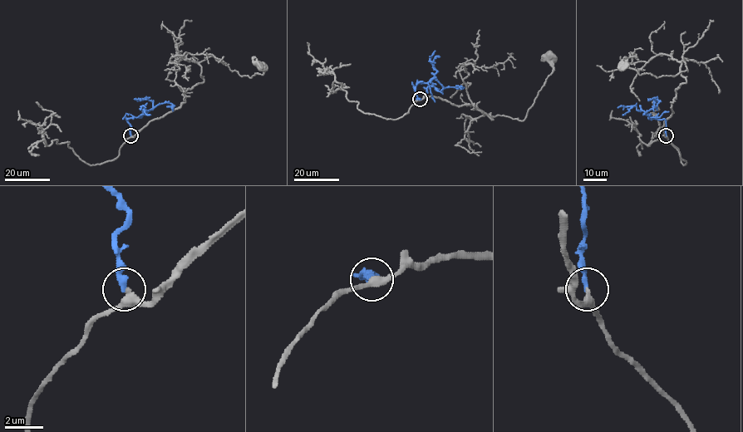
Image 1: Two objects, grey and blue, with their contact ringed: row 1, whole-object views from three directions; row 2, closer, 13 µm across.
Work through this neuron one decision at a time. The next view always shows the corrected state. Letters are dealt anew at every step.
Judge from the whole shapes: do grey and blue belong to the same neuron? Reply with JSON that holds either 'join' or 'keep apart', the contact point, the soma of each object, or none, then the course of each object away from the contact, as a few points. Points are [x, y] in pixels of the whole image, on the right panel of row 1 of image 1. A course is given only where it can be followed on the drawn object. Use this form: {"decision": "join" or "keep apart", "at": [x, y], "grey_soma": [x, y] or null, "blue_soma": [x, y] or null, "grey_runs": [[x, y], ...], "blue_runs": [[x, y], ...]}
{"decision": "join", "at": [666, 135], "grey_soma": [622, 66], "blue_soma": null, "grey_runs": [[666, 135], [675, 90], [686, 82], [682, 56], [687, 70], [674, 76], [622, 66]], "blue_runs": [[666, 135], [666, 120], [650, 118], [645, 113], [658, 102], [653, 98], [659, 100]]}

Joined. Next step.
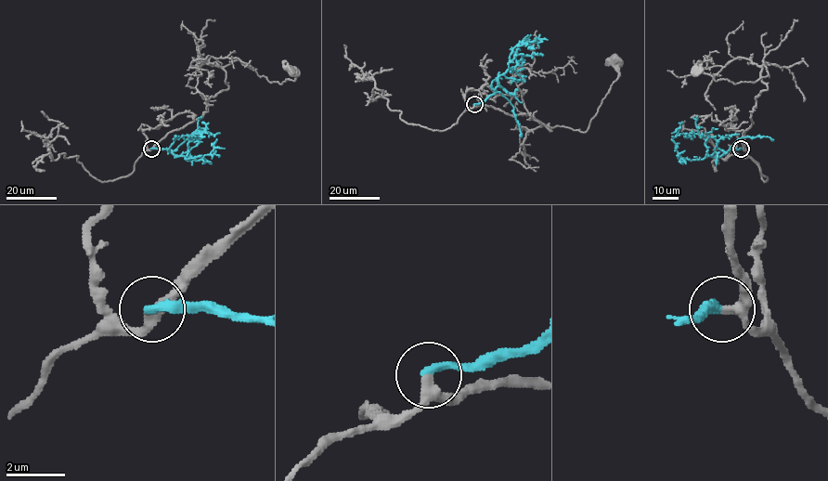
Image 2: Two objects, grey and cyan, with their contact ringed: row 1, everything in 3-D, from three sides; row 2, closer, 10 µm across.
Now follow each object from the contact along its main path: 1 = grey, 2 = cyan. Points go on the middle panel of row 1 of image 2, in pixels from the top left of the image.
1: (474, 104), (490, 106), (511, 115), (528, 114), (550, 130), (549, 124), (582, 132), (616, 78), (614, 59)
2: (474, 104), (483, 102), (492, 94), (498, 77), (516, 64), (516, 49), (525, 40), (528, 43), (524, 46)

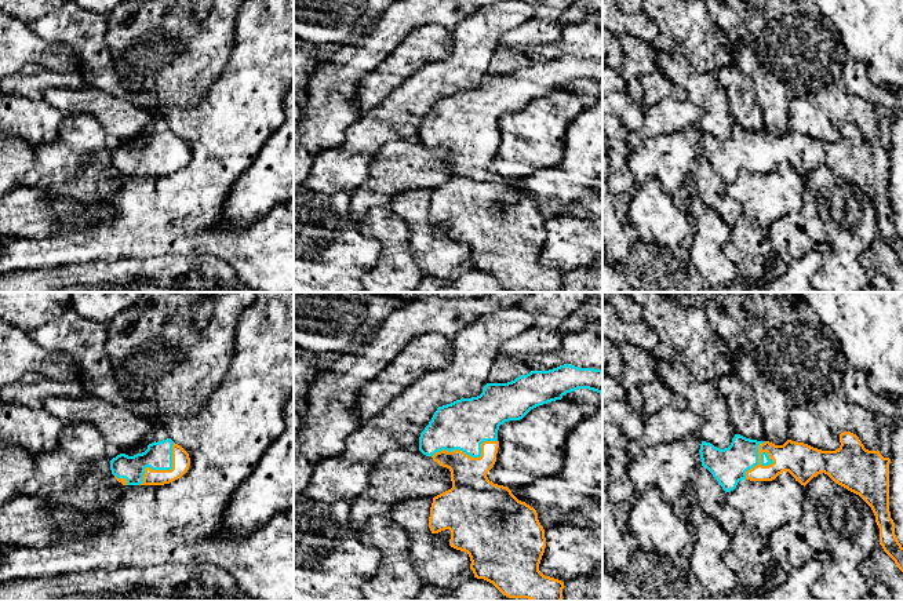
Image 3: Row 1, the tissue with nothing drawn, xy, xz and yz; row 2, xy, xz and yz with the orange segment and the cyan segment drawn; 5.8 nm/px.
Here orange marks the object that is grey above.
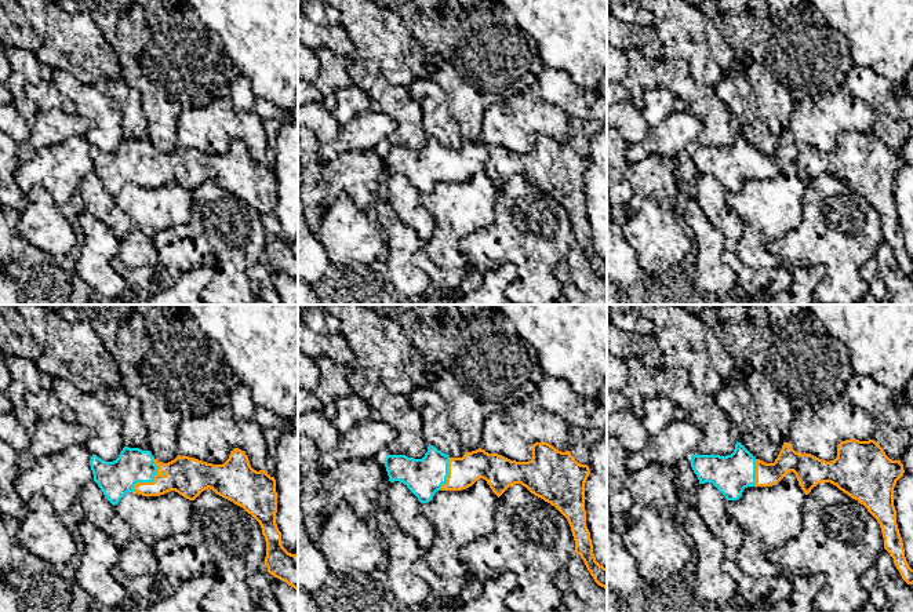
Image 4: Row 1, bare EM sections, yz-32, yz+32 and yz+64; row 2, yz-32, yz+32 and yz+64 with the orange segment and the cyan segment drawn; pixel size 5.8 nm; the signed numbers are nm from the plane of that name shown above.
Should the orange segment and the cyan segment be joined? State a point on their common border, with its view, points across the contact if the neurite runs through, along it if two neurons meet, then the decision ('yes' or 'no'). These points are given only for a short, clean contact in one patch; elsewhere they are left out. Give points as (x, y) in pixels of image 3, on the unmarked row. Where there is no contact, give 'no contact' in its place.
meets orange in yz at (758, 152); yes

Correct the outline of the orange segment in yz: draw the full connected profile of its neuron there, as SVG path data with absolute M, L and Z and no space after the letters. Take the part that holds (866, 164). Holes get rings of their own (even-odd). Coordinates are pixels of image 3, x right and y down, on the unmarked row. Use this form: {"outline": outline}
{"outline": "M851 123L840 125L840 139L822 142L787 131L783 136L735 125L728 139L720 141L702 132L700 150L722 181L731 183L742 171L772 172L789 163L806 176L820 164L859 186L873 201L880 219L880 236L903 263L903 238L895 226L889 203L889 149L864 139Z"}

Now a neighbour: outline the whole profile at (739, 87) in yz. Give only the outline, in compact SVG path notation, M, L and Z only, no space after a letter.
M735 65L721 68L714 74L729 96L731 112L736 125L750 131L765 132L762 112L754 99L751 79Z

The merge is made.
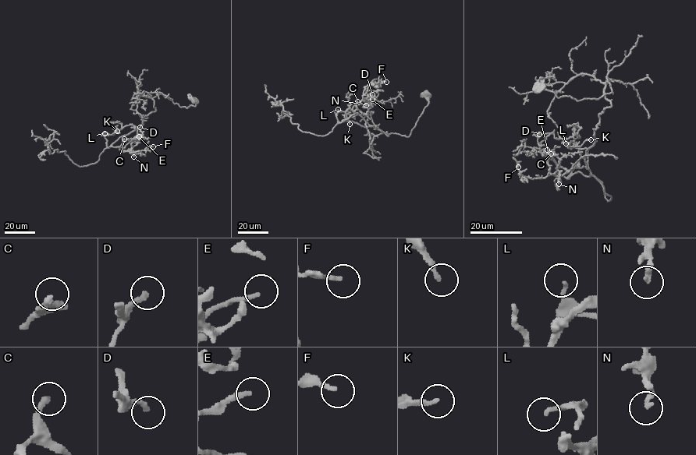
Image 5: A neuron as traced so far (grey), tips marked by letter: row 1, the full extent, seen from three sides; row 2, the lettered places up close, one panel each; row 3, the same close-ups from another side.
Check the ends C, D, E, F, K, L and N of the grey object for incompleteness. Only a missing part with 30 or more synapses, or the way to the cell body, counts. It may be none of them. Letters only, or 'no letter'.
D, E

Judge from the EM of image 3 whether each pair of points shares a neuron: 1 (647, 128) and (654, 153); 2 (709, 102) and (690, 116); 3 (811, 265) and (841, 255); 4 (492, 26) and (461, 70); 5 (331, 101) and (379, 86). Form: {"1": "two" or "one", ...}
{"1": "two", "2": "two", "3": "two", "4": "one", "5": "two"}

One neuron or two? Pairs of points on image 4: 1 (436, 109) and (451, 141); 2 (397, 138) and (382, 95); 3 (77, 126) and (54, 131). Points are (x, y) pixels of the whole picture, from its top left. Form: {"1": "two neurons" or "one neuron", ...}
{"1": "one neuron", "2": "one neuron", "3": "one neuron"}

